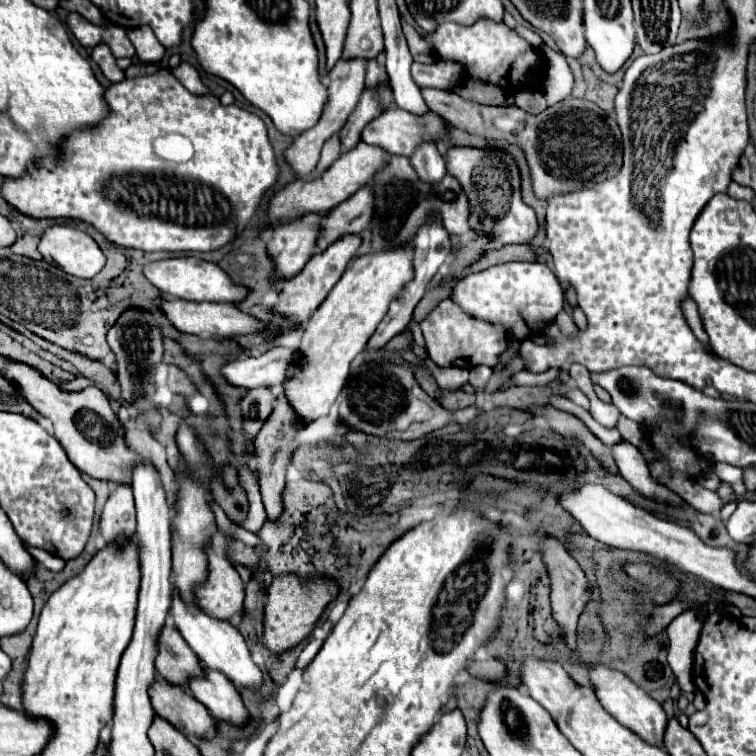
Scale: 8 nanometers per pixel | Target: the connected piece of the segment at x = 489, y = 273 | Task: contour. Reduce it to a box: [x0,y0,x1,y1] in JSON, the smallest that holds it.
[451,262,565,338]

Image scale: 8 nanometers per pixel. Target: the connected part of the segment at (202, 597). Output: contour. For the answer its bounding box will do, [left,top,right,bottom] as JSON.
[195,546,245,620]

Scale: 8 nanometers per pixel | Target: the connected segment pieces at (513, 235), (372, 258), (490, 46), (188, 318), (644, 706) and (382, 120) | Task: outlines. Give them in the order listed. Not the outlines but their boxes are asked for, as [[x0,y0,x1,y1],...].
[[445,146,539,252],[283,244,413,426],[425,20,541,88],[155,298,263,340],[589,664,667,746],[361,108,445,156]]

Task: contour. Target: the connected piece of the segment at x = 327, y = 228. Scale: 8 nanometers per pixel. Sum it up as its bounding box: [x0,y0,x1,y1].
[315,186,373,252]

